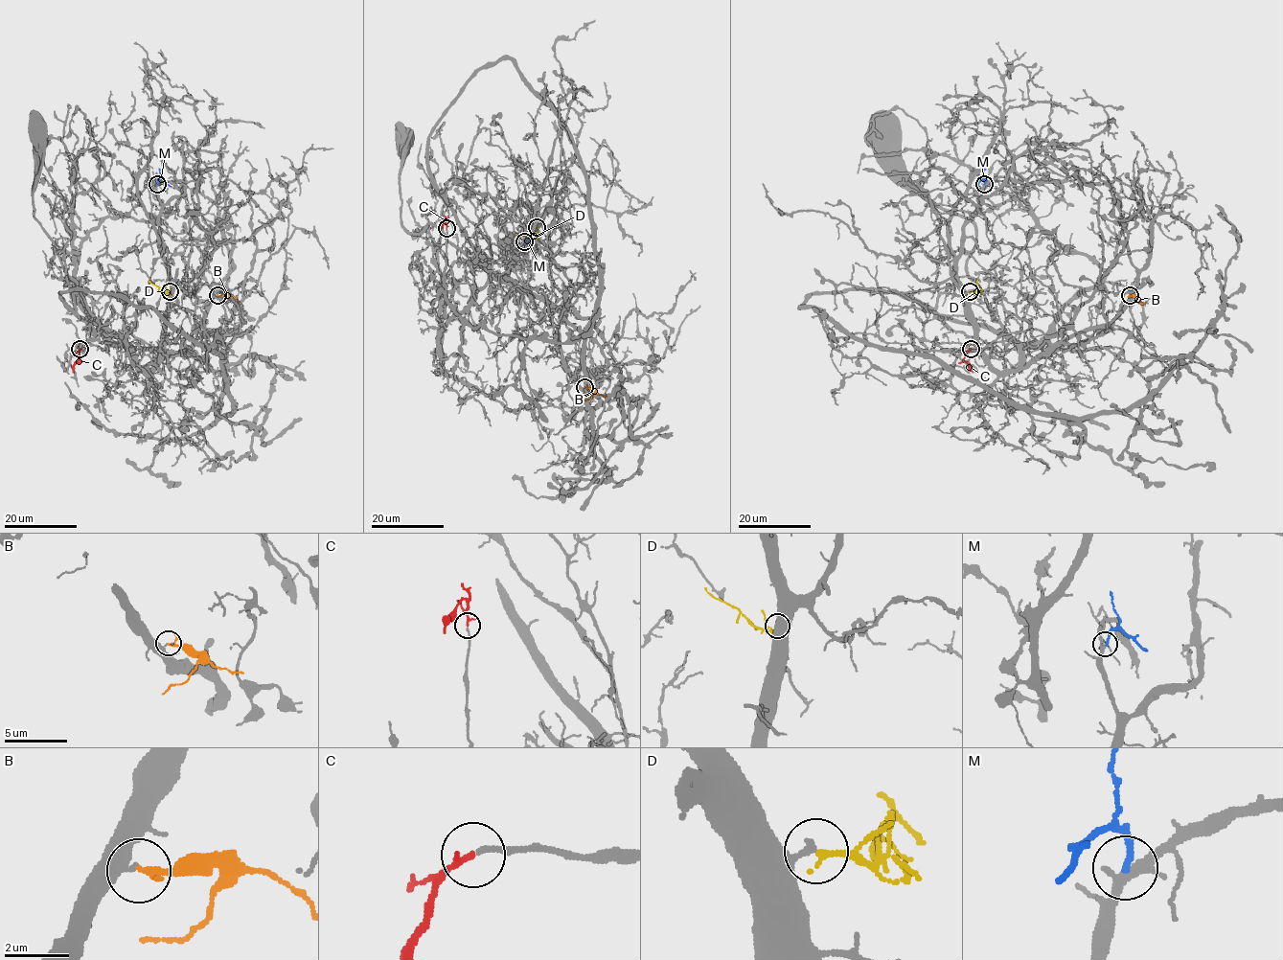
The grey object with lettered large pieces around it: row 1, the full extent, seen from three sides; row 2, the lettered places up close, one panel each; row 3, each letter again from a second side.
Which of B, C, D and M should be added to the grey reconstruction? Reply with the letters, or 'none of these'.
C, D, M

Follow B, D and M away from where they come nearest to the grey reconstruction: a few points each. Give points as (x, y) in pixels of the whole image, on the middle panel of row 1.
B: (584, 388), (590, 388), (593, 393), (583, 402)
D: (537, 227), (533, 234), (515, 234)
M: (524, 241), (536, 231)

